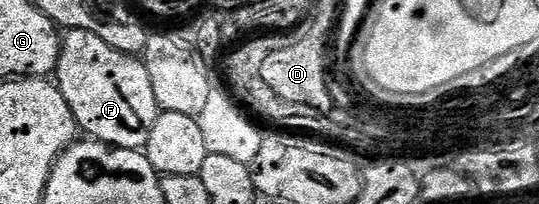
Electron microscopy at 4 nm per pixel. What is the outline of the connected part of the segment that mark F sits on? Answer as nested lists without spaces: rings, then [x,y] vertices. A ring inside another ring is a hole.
[[[66,31],[62,35],[56,86],[64,101],[68,101],[68,109],[72,109],[79,128],[89,138],[129,151],[145,148],[160,108],[141,58],[112,49],[112,45],[100,41],[96,33]]]

